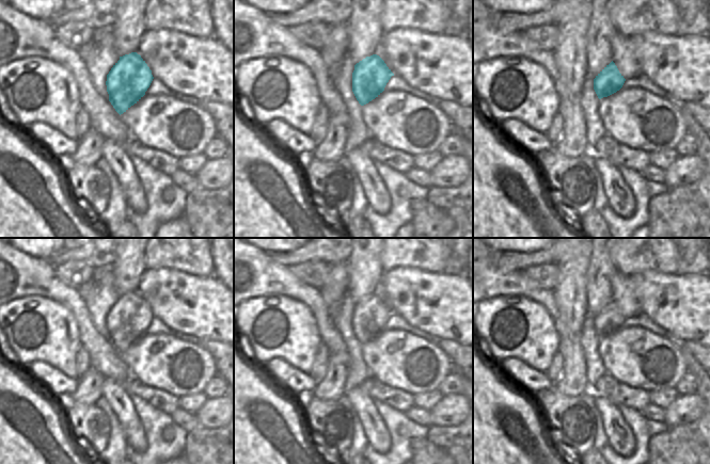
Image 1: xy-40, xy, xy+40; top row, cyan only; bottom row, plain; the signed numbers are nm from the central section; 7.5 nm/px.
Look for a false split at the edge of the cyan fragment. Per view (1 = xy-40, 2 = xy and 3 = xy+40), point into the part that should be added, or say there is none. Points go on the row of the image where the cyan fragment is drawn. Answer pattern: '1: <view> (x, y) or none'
1: none
2: none
3: none

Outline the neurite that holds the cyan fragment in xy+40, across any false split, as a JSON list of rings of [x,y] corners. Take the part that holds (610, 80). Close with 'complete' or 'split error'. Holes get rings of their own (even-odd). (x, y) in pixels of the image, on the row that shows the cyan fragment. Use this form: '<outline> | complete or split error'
[[[612,61],[594,79],[594,90],[599,99],[608,97],[619,91],[626,79]]] | complete

